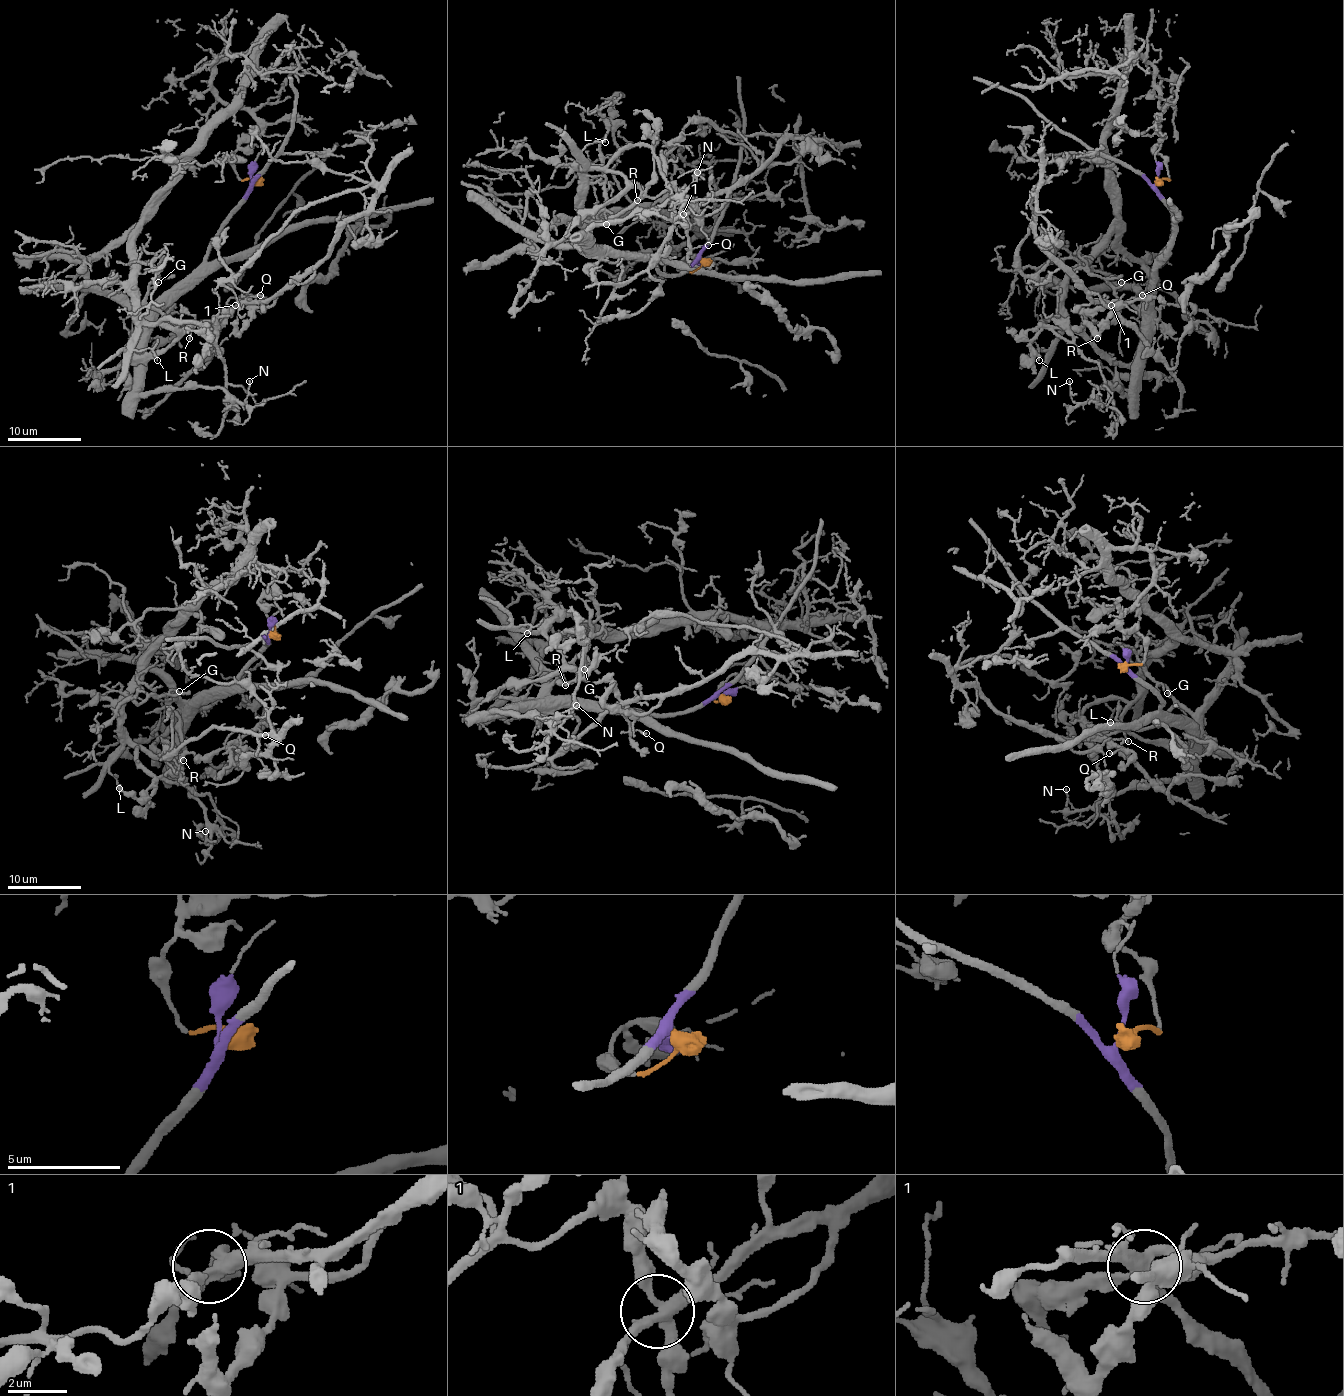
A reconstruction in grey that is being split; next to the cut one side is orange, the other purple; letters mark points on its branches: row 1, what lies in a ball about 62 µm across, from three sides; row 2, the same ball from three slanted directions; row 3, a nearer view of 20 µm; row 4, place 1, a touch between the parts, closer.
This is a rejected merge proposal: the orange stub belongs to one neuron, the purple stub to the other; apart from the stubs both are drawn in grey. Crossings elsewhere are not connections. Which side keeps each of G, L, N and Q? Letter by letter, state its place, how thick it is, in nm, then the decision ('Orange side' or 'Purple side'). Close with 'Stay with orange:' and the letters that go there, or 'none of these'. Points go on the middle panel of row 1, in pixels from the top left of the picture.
G: Place: (606, 224). Thickness 130 nm. Purple side
L: Place: (605, 142). Thickness 120 nm. Orange side
N: Place: (697, 172). Thickness 110 nm. Purple side
Q: Place: (708, 245). Thickness 150 nm. Purple side
Stay with orange: L

